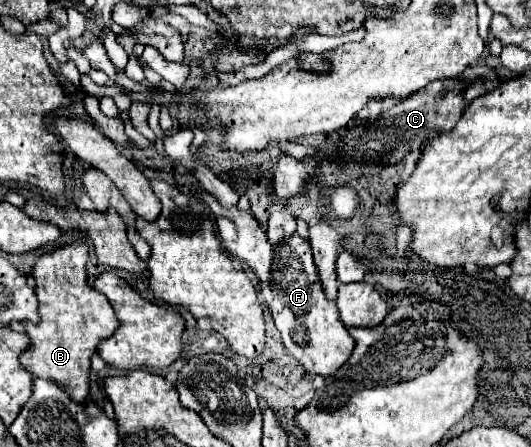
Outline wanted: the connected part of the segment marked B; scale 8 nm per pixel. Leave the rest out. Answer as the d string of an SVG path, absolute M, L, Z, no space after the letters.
M75 240L71 246L57 248L43 254L35 268L35 294L39 300L39 324L25 322L27 336L31 338L31 350L21 354L21 364L35 378L47 378L67 390L69 398L83 402L89 398L89 374L91 356L99 342L109 338L117 330L117 318L101 292L95 292L87 282L87 244Z

